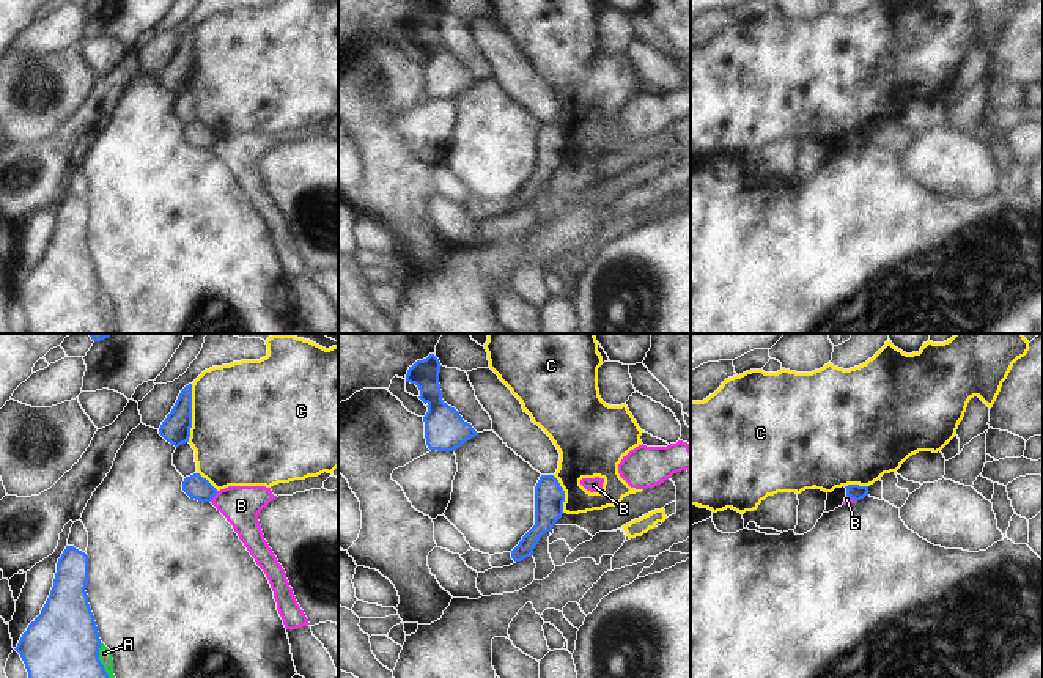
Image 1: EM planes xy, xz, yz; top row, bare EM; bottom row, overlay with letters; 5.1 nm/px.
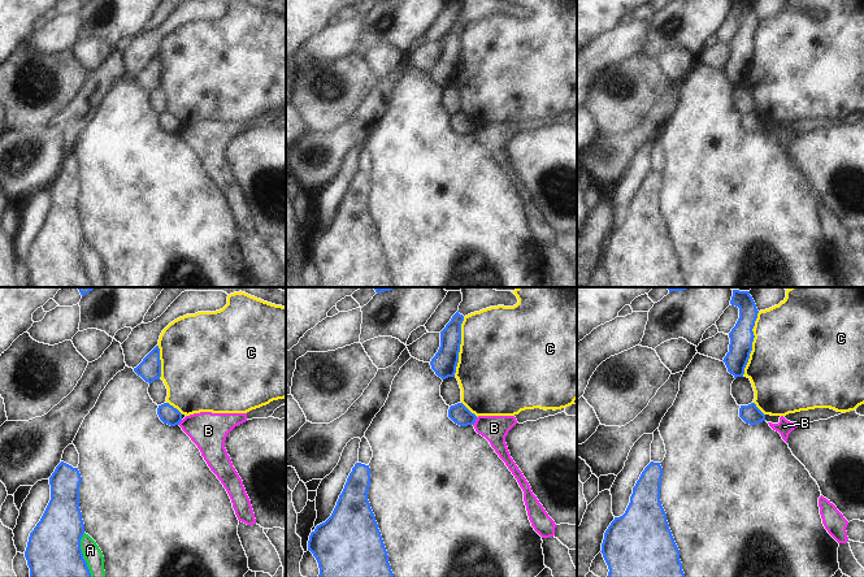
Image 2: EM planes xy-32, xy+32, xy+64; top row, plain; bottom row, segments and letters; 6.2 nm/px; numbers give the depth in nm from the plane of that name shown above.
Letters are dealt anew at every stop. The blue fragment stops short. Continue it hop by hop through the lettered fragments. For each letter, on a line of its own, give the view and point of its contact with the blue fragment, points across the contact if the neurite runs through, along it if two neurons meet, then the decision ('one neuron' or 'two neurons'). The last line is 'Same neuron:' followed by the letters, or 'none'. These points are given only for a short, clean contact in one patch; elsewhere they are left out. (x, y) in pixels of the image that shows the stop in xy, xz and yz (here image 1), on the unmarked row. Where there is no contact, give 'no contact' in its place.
A: meets blue in xy at (101, 312); two neurons
B: meets blue in xy at (214, 142); border along xy (217, 139), (210, 148); two neurons
C: meets blue in xy at (191, 60); two neurons
Same neuron: none

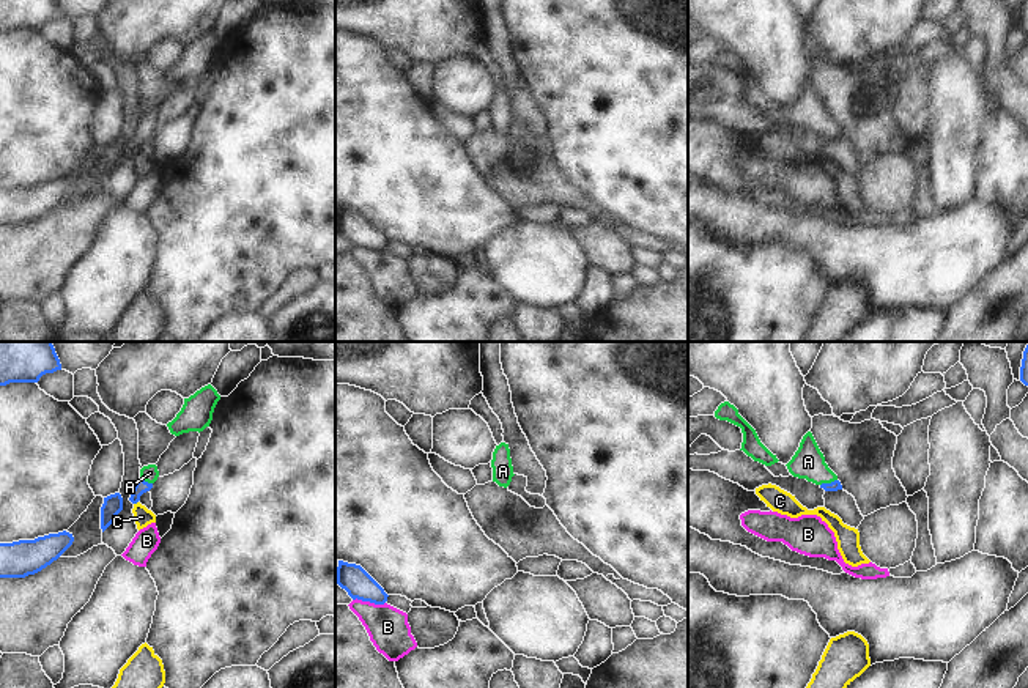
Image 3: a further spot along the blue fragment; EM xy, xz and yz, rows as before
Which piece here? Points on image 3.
A: meets blue in yz at (828, 131); runs through yz (835, 133), (828, 131), (808, 109); one neuron
B: meets blue in xz at (369, 247); two neurons
C: meets blue in xy at (136, 150); two neurons
Same neuron: A

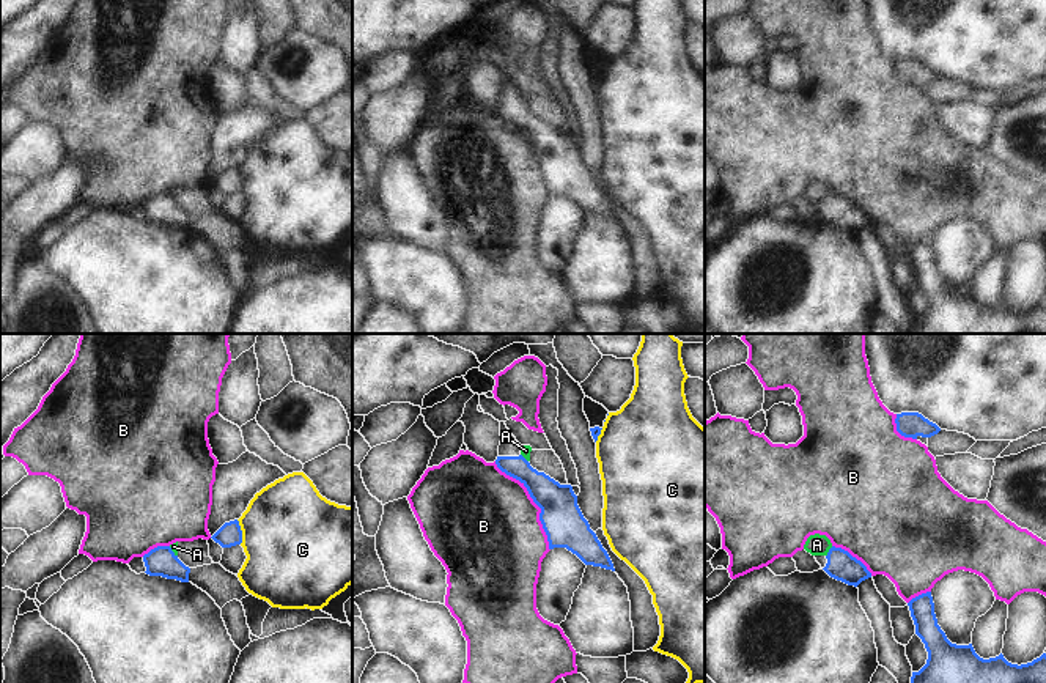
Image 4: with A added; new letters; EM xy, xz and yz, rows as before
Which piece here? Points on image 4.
A: meets blue in yz at (829, 199); border along yz (832, 194), (826, 203); two neurons
B: meets blue in xz at (534, 148); two neurons
C: meets blue in xy at (241, 180); two neurons
Same neuron: none

